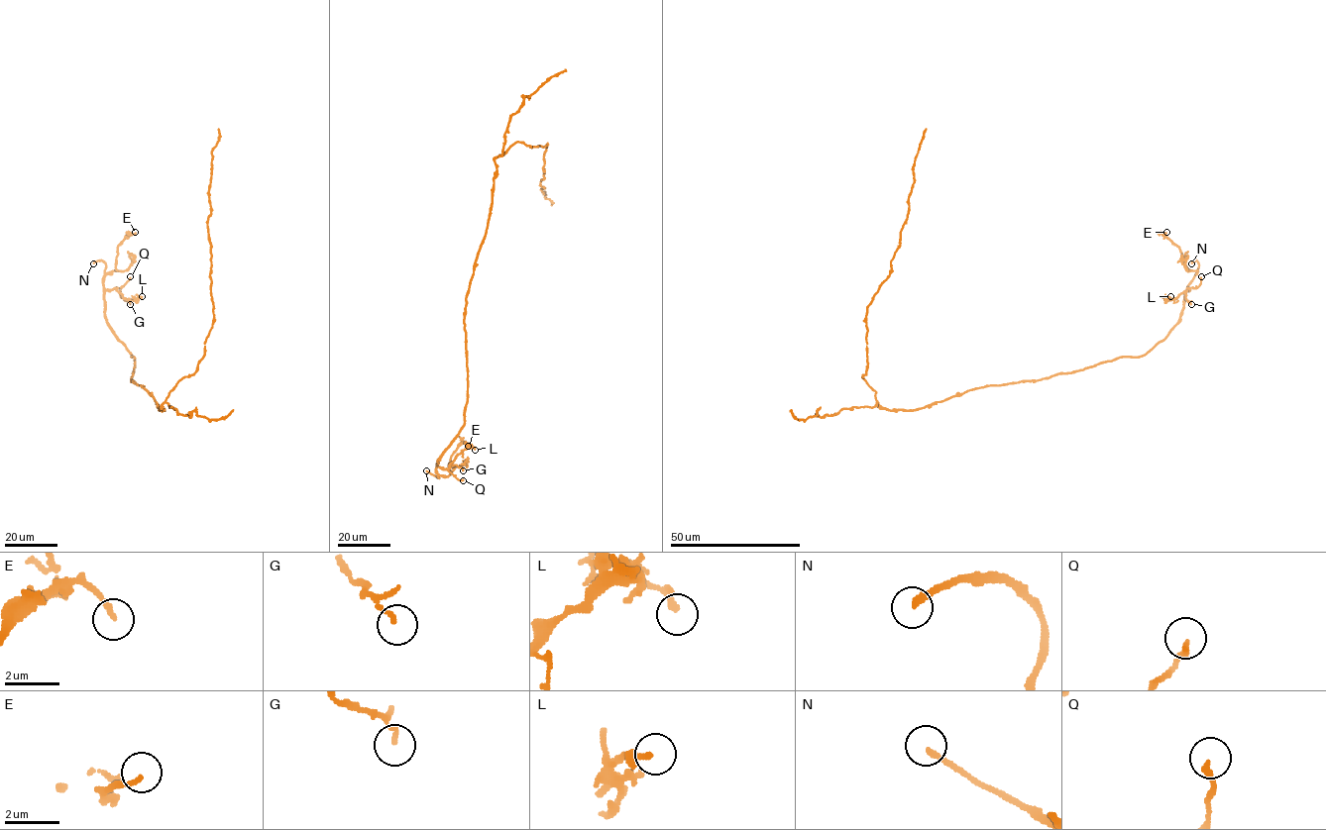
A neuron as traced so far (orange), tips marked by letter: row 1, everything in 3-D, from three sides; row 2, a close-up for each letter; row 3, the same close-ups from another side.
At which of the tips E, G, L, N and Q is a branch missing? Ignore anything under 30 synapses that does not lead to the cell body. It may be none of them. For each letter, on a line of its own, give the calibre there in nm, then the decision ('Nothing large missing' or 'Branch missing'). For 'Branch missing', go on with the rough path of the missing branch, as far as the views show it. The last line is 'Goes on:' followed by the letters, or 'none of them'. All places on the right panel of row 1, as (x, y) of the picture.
E: Thickness 170 nm. Nothing large missing
G: Thickness 140 nm. Nothing large missing
L: Thickness 280 nm. Nothing large missing
N: Thickness 240 nm. Branch missing. Course of what is missing: (1191, 263), (1179, 276), (1181, 279)
Q: Thickness 200 nm. Nothing large missing
Goes on: N

